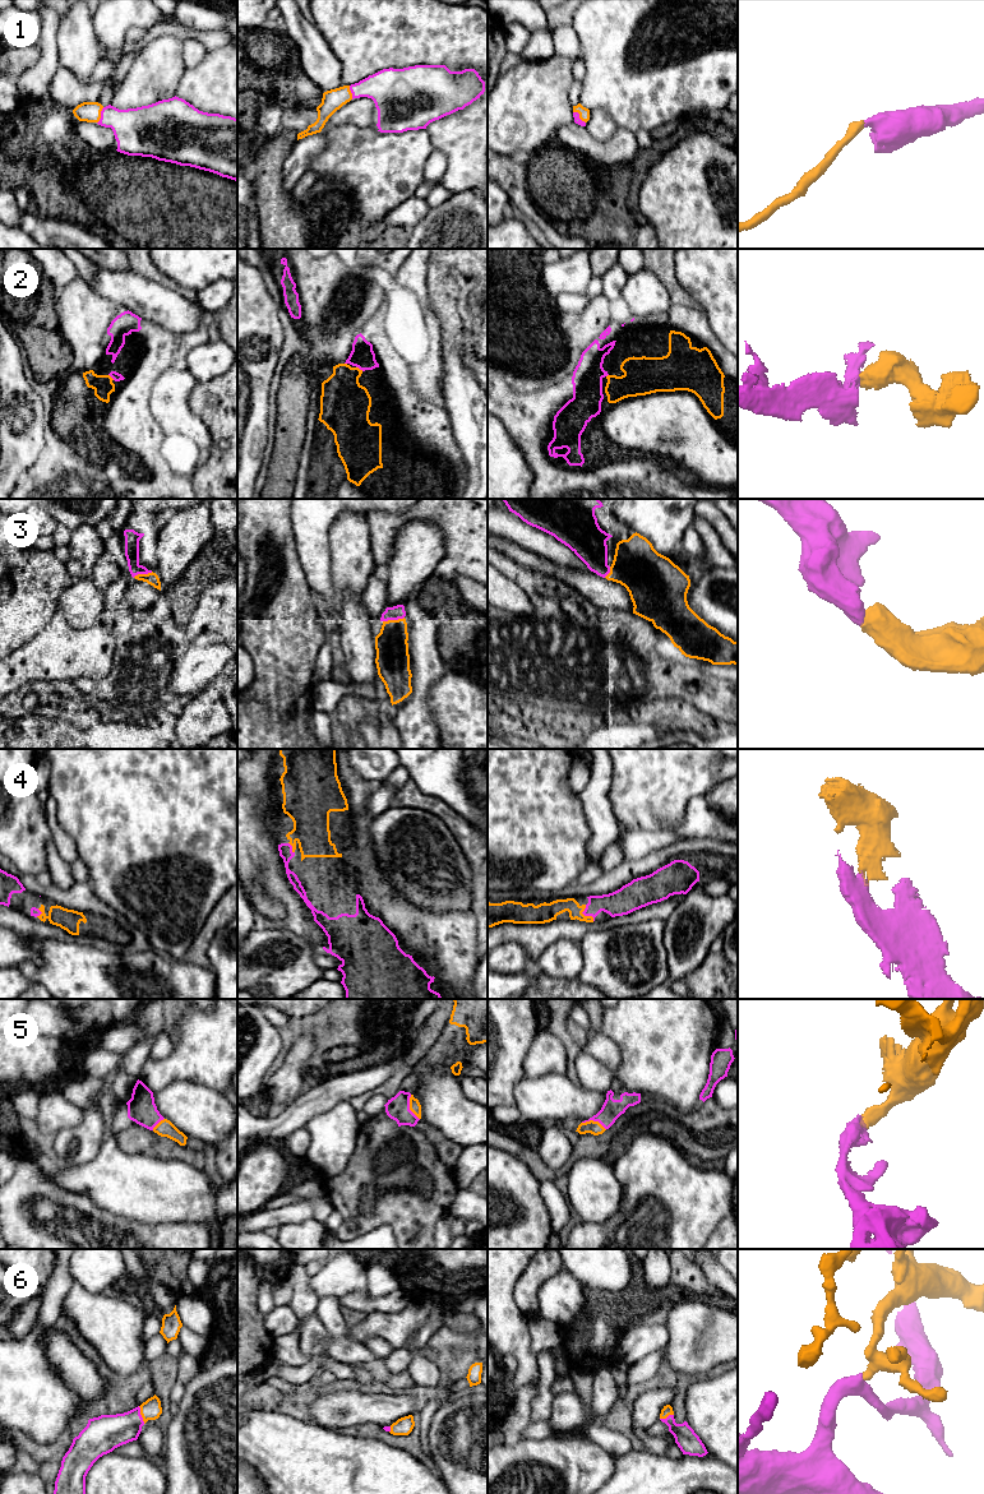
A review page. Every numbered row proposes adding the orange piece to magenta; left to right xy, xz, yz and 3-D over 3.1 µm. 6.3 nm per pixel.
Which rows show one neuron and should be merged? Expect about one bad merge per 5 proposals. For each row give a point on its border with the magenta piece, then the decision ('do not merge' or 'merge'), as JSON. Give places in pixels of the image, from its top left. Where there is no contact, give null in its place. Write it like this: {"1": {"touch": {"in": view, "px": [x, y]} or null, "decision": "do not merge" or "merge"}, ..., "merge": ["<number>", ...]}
{"1": {"touch": {"in": "yz", "px": [578, 116]}, "decision": "merge"}, "2": {"touch": {"in": "xz", "px": [360, 369]}, "decision": "merge"}, "3": {"touch": {"in": "xz", "px": [393, 619]}, "decision": "merge"}, "4": {"touch": {"in": "yz", "px": [585, 915]}, "decision": "merge"}, "5": {"touch": {"in": "xz", "px": [409, 1108]}, "decision": "merge"}, "6": {"touch": {"in": "xy", "px": [141, 1415]}, "decision": "merge"}, "merge": ["1", "2", "3", "4", "5", "6"]}

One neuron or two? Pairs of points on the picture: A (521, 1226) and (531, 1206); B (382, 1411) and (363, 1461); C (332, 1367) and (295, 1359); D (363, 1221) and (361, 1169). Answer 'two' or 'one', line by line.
A: one
B: two
C: one
D: one

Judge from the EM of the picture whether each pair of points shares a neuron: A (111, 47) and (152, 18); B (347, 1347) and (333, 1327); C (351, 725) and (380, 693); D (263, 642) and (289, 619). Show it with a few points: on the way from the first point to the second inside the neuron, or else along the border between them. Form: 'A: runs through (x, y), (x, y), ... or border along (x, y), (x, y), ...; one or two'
A: runs through (114, 35), (130, 18), (139, 18); one
B: runs through (342, 1342), (338, 1338), (338, 1332); one
C: border along (360, 695), (345, 694), (336, 707); two
D: runs through (269, 636), (282, 625); one

